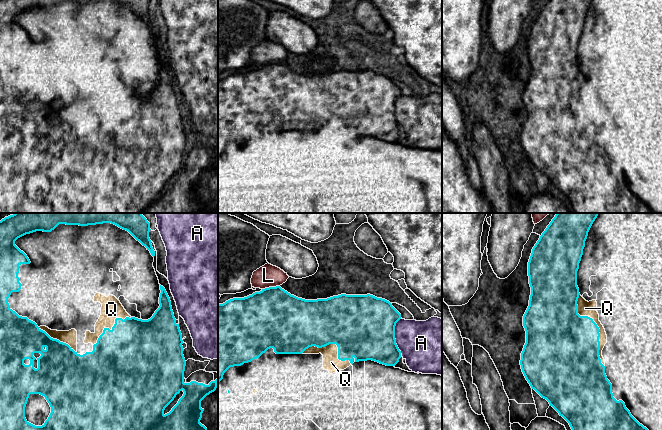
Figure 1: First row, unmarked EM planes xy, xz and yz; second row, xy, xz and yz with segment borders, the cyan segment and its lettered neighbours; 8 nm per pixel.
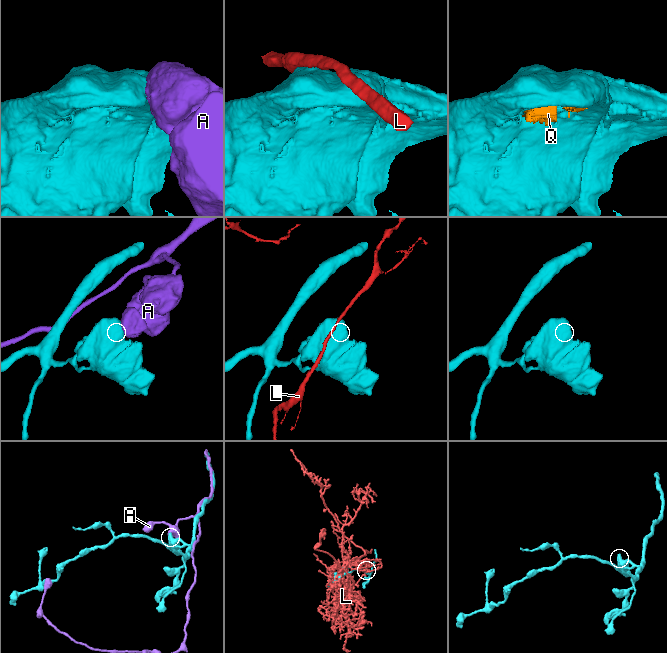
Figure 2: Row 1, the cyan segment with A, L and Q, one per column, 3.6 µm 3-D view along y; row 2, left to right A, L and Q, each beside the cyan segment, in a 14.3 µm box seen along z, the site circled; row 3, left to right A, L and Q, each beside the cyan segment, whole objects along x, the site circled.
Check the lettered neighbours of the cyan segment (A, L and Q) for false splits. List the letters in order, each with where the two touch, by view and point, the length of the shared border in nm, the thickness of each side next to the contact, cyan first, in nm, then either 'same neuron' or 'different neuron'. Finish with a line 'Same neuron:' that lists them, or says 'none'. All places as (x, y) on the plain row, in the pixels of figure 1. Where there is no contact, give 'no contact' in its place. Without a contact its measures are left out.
A: contact xz (394, 112); length 280 nm; calibres 500 and 380 nm; different neuron
L: contact xz (270, 63); length 150 nm; calibres 480 and 180 nm; different neuron
Q: contact yz (597, 102); length 600 nm; calibres 460 and 120 nm; same neuron
Same neuron: Q

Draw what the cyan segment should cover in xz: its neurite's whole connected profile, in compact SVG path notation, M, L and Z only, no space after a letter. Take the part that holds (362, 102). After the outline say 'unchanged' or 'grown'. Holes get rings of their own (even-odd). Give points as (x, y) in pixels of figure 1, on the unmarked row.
M280 62L262 65L244 74L233 74L223 80L218 80L218 158L223 155L224 149L234 142L241 142L244 139L251 138L259 134L268 125L273 124L276 130L319 130L323 131L323 144L328 146L330 150L338 146L344 146L354 138L372 136L386 142L395 142L401 134L395 115L395 102L401 95L401 90L392 82L392 80L382 74L373 71L346 71L341 70L327 75L305 76L291 71Z | grown

